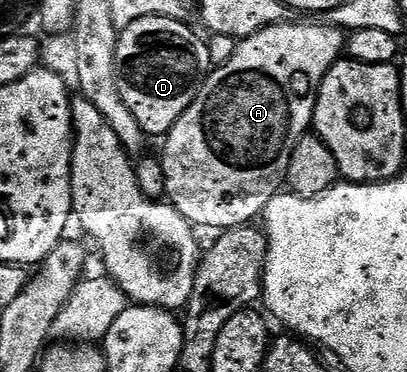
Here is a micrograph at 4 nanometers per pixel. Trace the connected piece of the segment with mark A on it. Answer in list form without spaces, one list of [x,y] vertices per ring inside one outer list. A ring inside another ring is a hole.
[[[292,19],[283,25],[271,25],[254,35],[243,38],[237,44],[232,58],[226,63],[215,66],[211,70],[213,73],[210,74],[211,72],[209,72],[203,78],[200,88],[196,90],[194,103],[190,103],[190,107],[186,107],[186,111],[180,116],[178,123],[174,123],[174,127],[162,141],[162,144],[164,144],[164,153],[162,152],[164,191],[167,200],[193,227],[205,225],[208,229],[216,229],[215,231],[237,229],[239,225],[255,222],[263,214],[266,203],[270,203],[270,199],[274,199],[274,195],[285,188],[288,179],[288,168],[290,167],[290,155],[294,151],[298,139],[306,136],[312,125],[312,116],[316,110],[316,93],[320,90],[322,79],[328,74],[328,69],[331,65],[335,65],[337,61],[341,60],[345,49],[345,30],[337,29],[335,25],[327,23],[321,23],[321,25],[299,25],[295,19]]]

